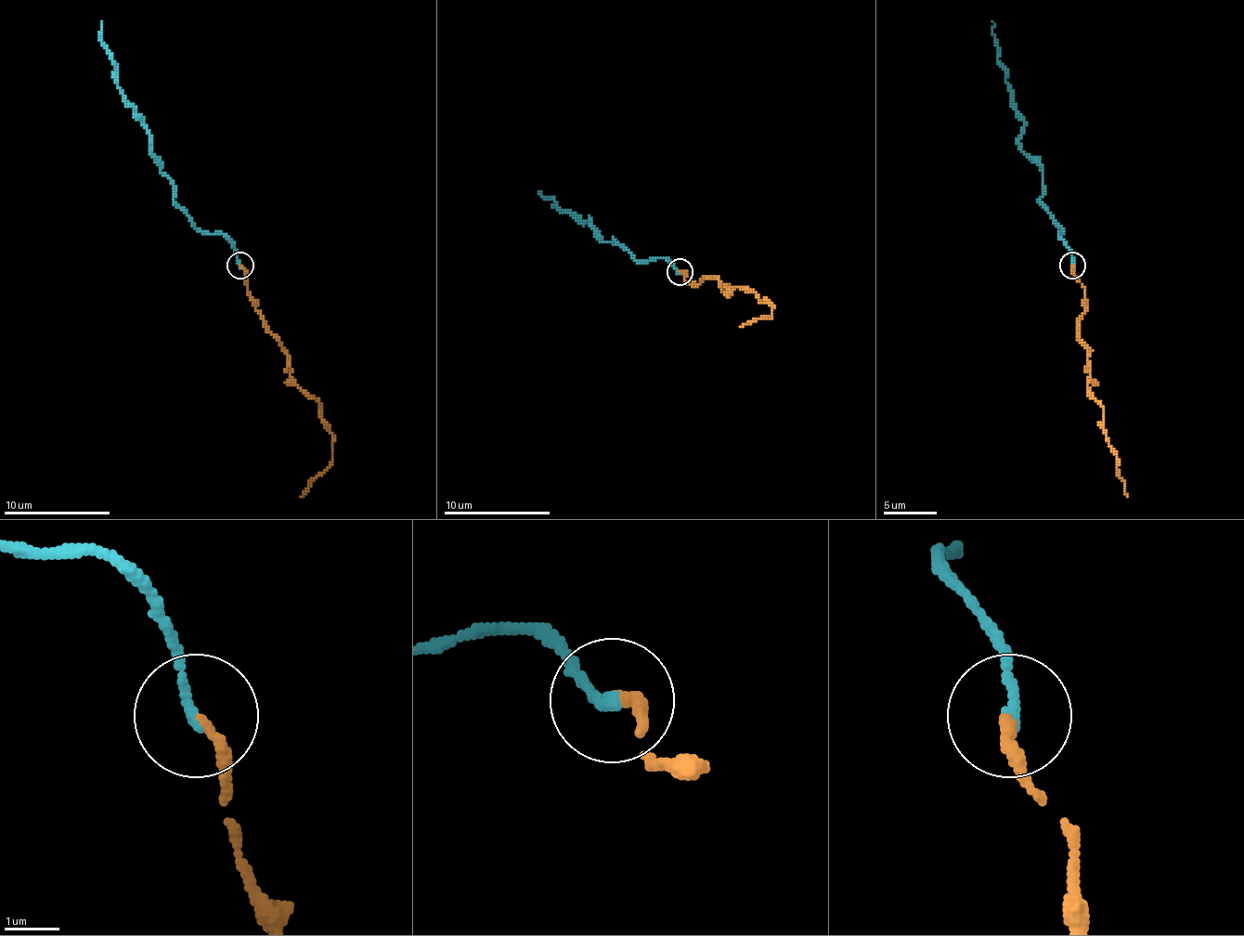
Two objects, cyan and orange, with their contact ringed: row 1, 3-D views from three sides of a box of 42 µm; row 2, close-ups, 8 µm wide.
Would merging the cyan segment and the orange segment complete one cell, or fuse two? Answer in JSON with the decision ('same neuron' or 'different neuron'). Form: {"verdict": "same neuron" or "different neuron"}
{"verdict": "same neuron"}

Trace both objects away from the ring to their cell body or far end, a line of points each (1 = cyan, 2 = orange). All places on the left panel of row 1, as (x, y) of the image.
1: (239, 266), (237, 250), (197, 228), (173, 199), (144, 120), (117, 84), (101, 21)
2: (239, 266), (247, 294), (284, 350), (290, 377), (319, 401), (321, 422), (332, 435), (332, 462), (301, 497)

